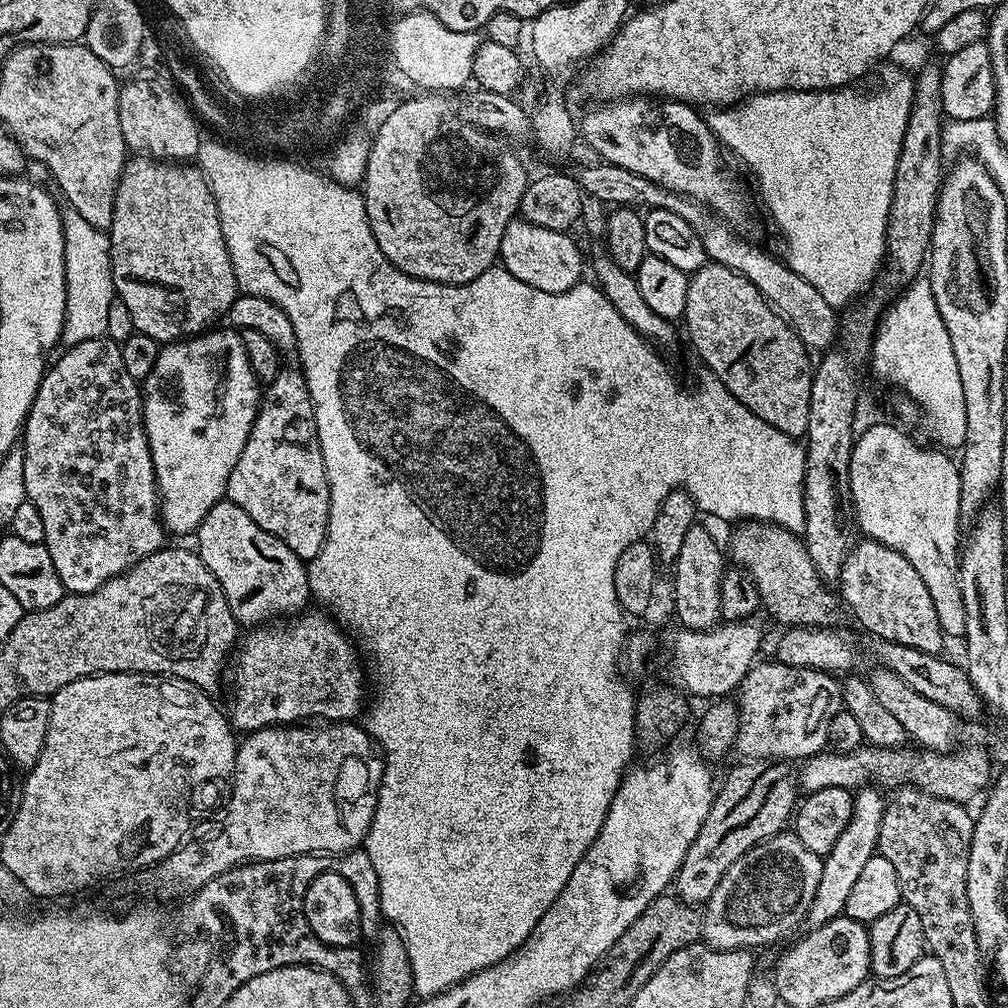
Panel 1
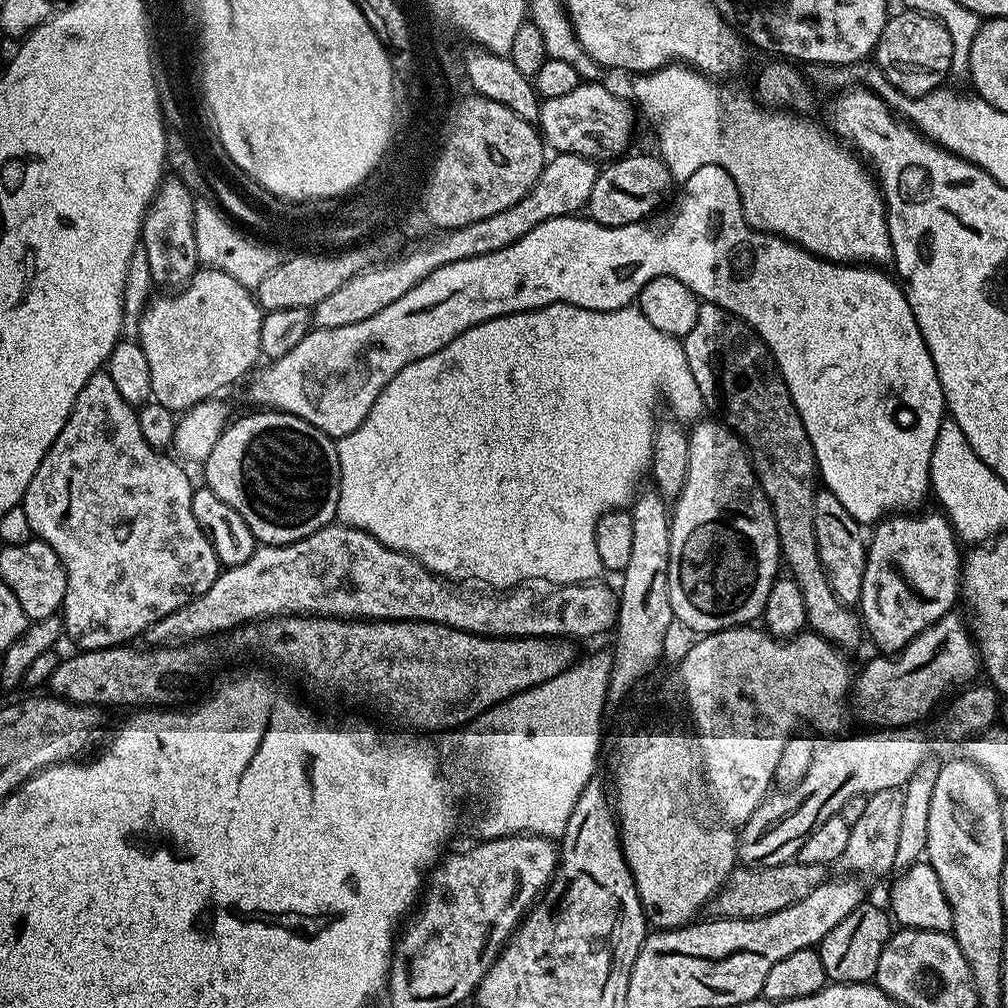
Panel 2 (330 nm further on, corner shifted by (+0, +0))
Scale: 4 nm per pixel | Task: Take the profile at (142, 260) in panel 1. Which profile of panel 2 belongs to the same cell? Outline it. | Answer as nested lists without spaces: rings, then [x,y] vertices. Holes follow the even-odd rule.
[[[207,266],[197,270],[185,288],[171,294],[160,294],[157,300],[156,297],[149,299],[141,315],[138,342],[150,366],[152,400],[168,407],[175,414],[183,414],[195,404],[213,399],[235,380],[242,379],[244,375],[247,377],[257,367],[256,360],[261,359],[263,321],[264,312],[256,303],[253,289],[242,286],[242,282],[230,278],[230,274],[222,270]]]

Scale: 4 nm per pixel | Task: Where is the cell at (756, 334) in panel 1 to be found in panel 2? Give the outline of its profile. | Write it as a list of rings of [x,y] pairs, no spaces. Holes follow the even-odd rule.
[[[817,491],[814,498],[814,534],[818,542],[818,554],[826,570],[826,578],[834,594],[843,604],[859,605],[862,594],[862,574],[868,557],[866,532],[850,514],[850,510],[846,510],[846,506],[842,506],[842,502],[838,502],[838,498],[834,498],[834,494],[830,491]]]

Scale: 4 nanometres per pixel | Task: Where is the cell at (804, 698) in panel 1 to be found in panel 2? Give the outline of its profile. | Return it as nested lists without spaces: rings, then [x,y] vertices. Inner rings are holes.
[[[957,614],[944,616],[938,622],[934,622],[922,634],[918,634],[898,654],[876,654],[876,657],[864,668],[864,673],[853,679],[850,689],[850,708],[856,711],[858,719],[864,726],[881,728],[907,728],[919,725],[923,716],[932,712],[932,707],[947,694],[951,688],[959,689],[967,685],[979,673],[982,661],[978,651],[978,645],[970,631],[969,625]]]

